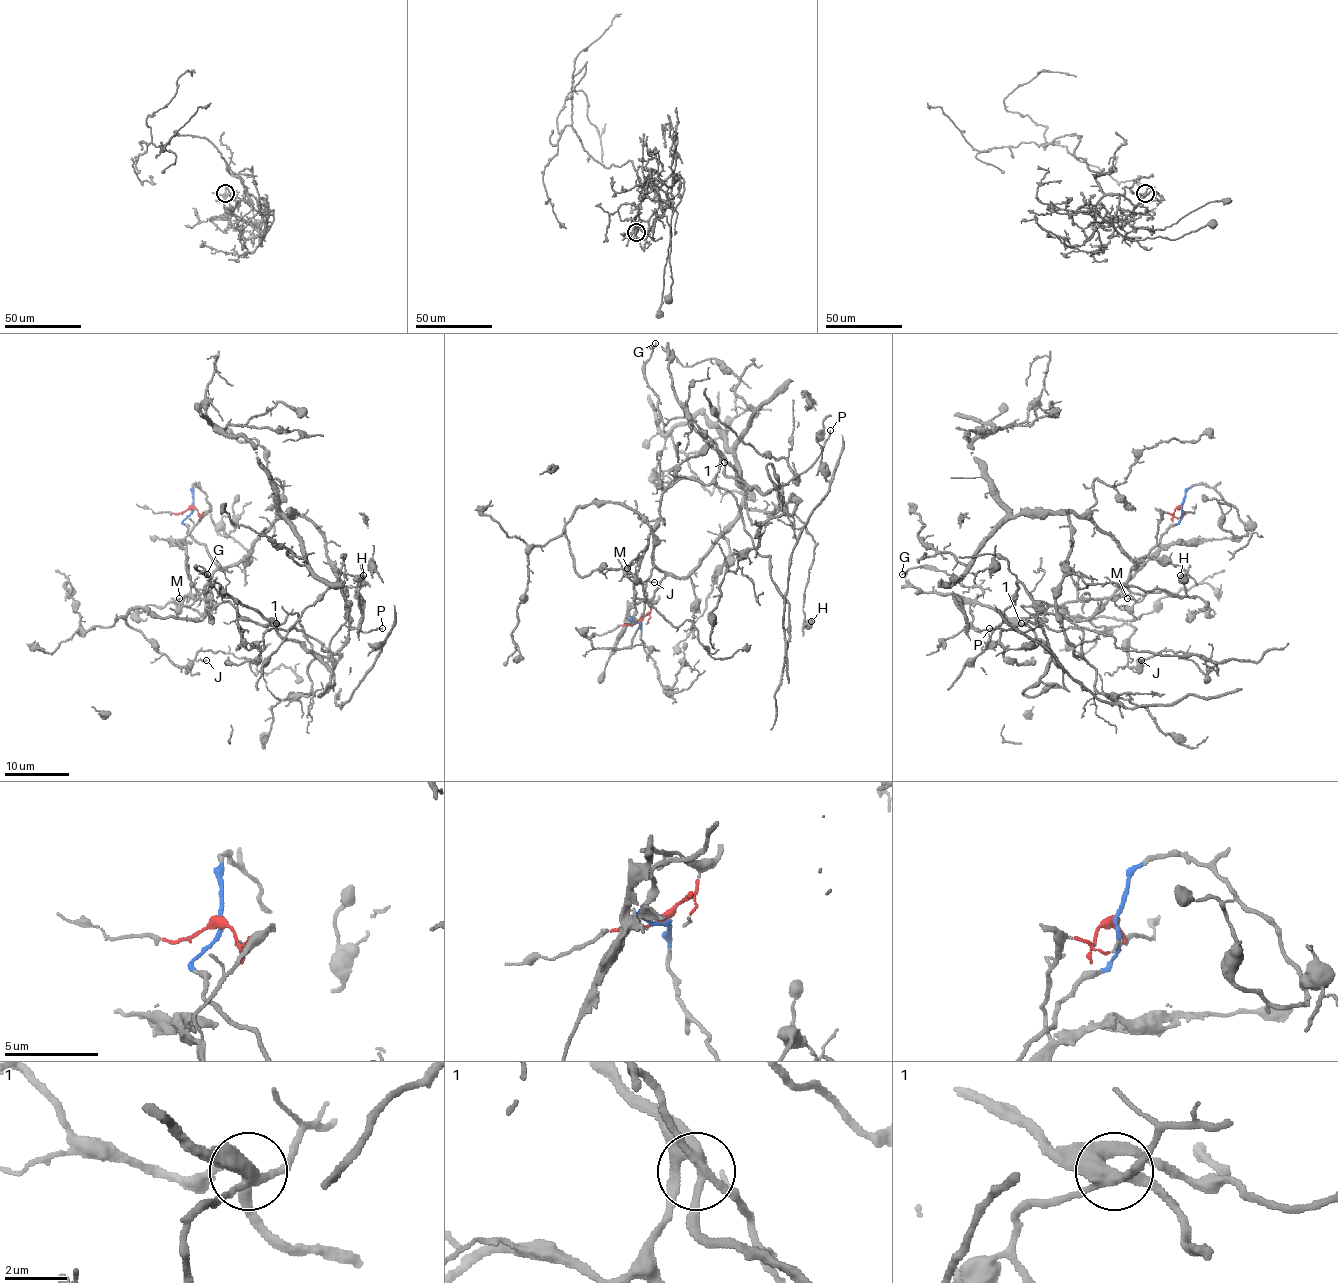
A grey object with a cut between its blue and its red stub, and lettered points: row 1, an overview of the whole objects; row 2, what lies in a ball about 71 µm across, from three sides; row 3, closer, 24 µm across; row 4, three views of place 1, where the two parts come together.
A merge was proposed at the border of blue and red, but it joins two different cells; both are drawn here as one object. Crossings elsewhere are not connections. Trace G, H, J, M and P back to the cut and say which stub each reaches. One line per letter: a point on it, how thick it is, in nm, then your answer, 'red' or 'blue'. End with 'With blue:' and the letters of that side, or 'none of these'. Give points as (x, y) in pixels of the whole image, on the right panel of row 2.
G: place (902, 574); calibre 160 nm; red
H: place (1180, 575); calibre 700 nm; blue
J: place (1141, 660); calibre 110 nm; blue
M: place (1127, 598); calibre 110 nm; red
P: place (989, 628); calibre 150 nm; red
With blue: H, J

